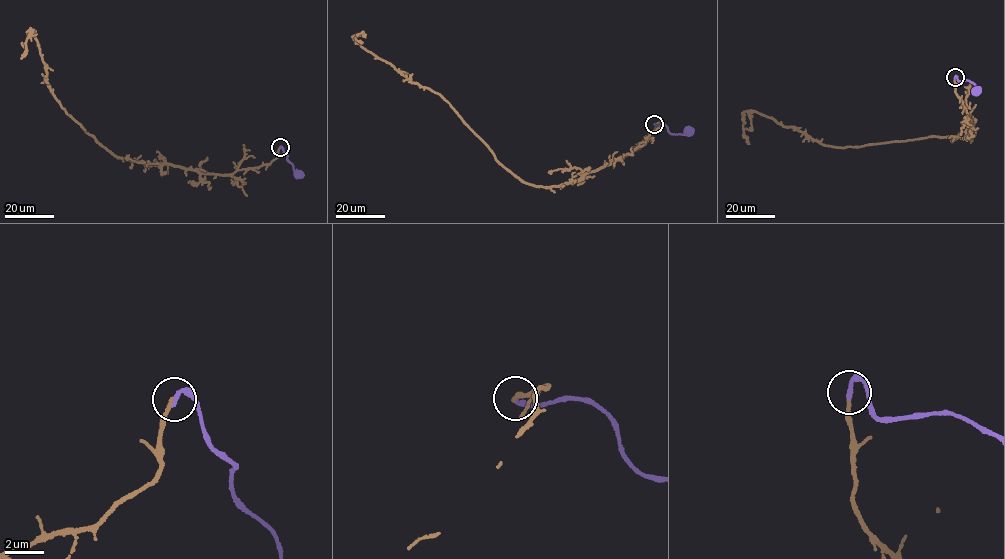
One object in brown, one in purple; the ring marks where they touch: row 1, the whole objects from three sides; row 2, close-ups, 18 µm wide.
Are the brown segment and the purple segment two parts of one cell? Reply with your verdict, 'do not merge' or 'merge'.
merge

